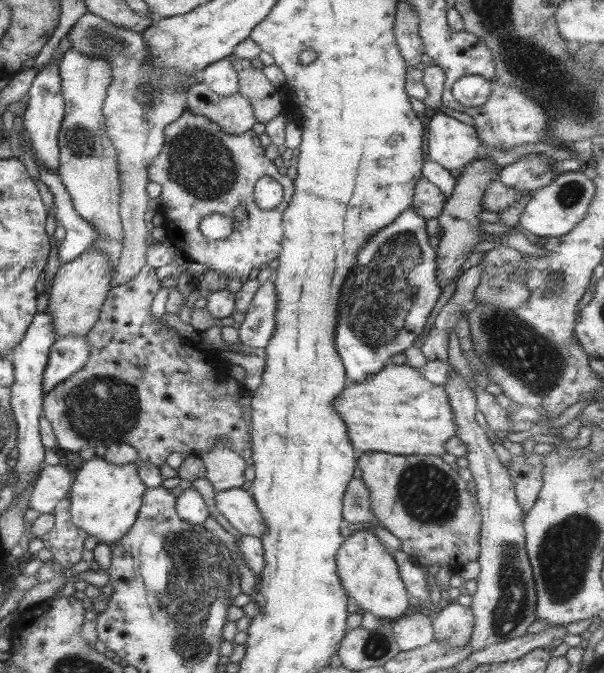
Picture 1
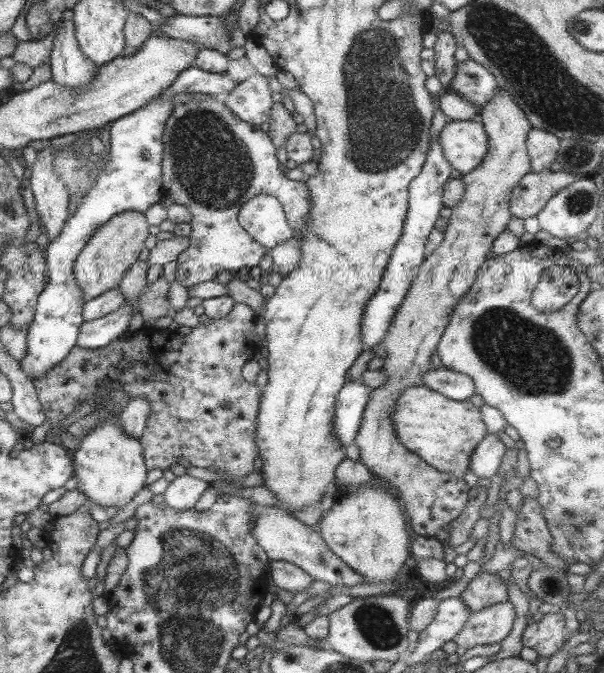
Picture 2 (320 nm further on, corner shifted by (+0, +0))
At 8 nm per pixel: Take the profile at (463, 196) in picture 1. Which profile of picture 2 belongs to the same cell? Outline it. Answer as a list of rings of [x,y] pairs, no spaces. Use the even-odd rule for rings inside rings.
[[[497,89],[495,96],[486,102],[477,114],[478,121],[483,125],[487,135],[487,153],[479,166],[471,170],[467,175],[461,176],[463,182],[463,197],[459,203],[451,208],[451,216],[447,219],[447,227],[443,231],[443,238],[439,246],[426,256],[418,266],[418,275],[409,281],[405,298],[401,300],[399,308],[391,317],[385,336],[382,338],[381,347],[384,347],[386,357],[383,359],[380,371],[384,374],[384,383],[376,389],[372,389],[365,403],[359,430],[354,439],[354,445],[359,449],[358,460],[363,463],[375,475],[377,480],[384,483],[389,492],[401,502],[404,518],[407,520],[409,530],[413,536],[434,536],[438,530],[453,520],[460,510],[463,510],[467,502],[467,491],[470,489],[463,479],[455,478],[450,474],[439,472],[431,468],[422,458],[403,448],[395,436],[394,426],[390,416],[396,398],[399,398],[402,390],[409,386],[423,385],[422,374],[425,374],[431,366],[431,354],[436,352],[436,346],[443,334],[447,317],[455,310],[455,304],[469,291],[471,283],[479,265],[486,259],[485,254],[490,251],[493,240],[509,223],[510,199],[513,188],[519,183],[524,175],[530,173],[531,164],[526,149],[526,134],[531,130],[528,118],[517,106],[516,102],[503,89]]]

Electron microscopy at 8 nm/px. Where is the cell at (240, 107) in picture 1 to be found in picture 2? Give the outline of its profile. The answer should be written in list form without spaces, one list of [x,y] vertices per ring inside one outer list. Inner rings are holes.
[[[257,73],[239,82],[230,94],[221,99],[241,120],[259,125],[269,119],[270,108],[274,105],[271,92],[265,77]]]

